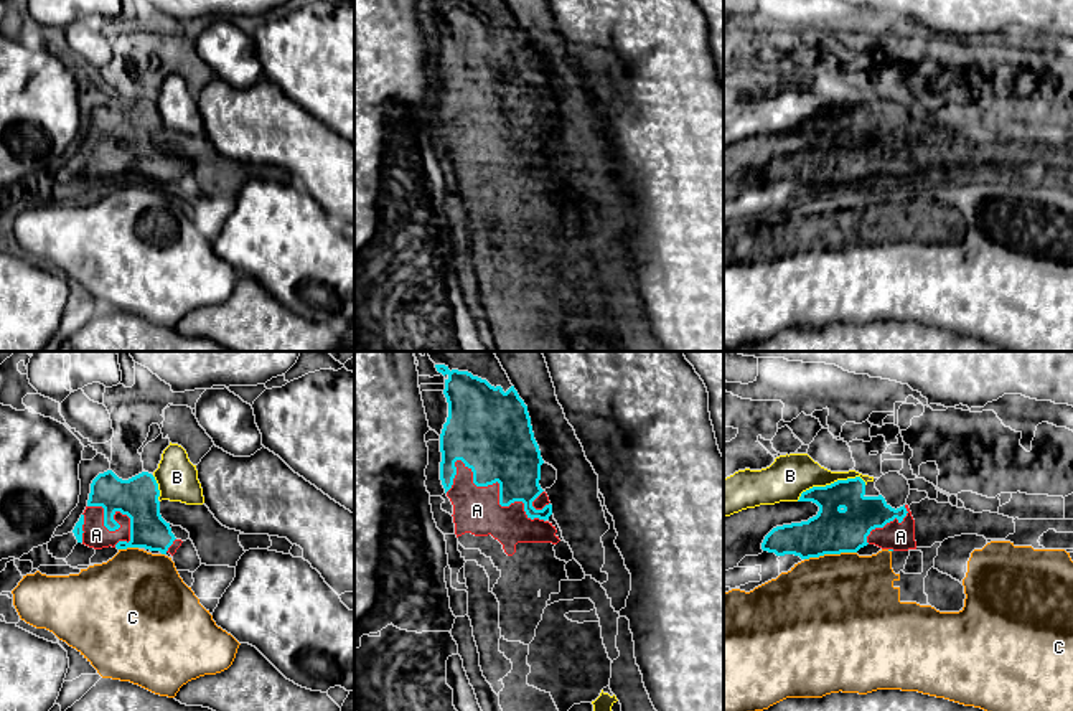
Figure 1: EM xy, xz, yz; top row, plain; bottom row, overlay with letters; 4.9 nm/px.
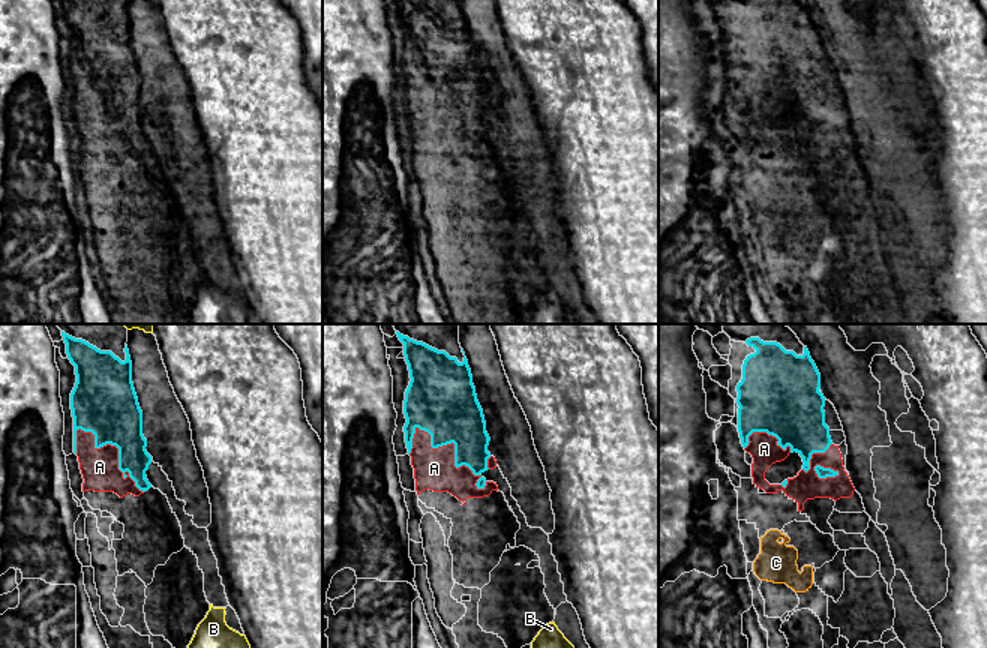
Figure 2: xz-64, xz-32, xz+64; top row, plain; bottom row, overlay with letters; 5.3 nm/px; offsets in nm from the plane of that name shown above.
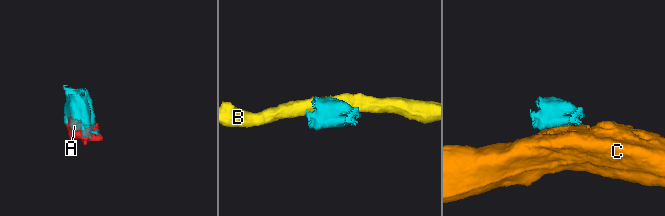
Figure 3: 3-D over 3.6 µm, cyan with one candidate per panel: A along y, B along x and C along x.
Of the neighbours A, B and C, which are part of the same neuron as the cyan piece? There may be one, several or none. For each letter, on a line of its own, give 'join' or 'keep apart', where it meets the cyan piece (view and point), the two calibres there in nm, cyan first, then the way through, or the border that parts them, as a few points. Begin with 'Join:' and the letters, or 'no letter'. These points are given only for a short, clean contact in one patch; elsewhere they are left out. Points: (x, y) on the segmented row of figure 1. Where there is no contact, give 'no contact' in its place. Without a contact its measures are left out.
Join: A
A: join; contact xz (500, 494); calibres 360 and 240 nm
B: keep apart; contact yz (831, 484); calibres 220 and 200 nm
C: keep apart; contact yz (829, 553); calibres 220 and 500 nm; border yz (856, 551), (824, 553), (805, 560)

